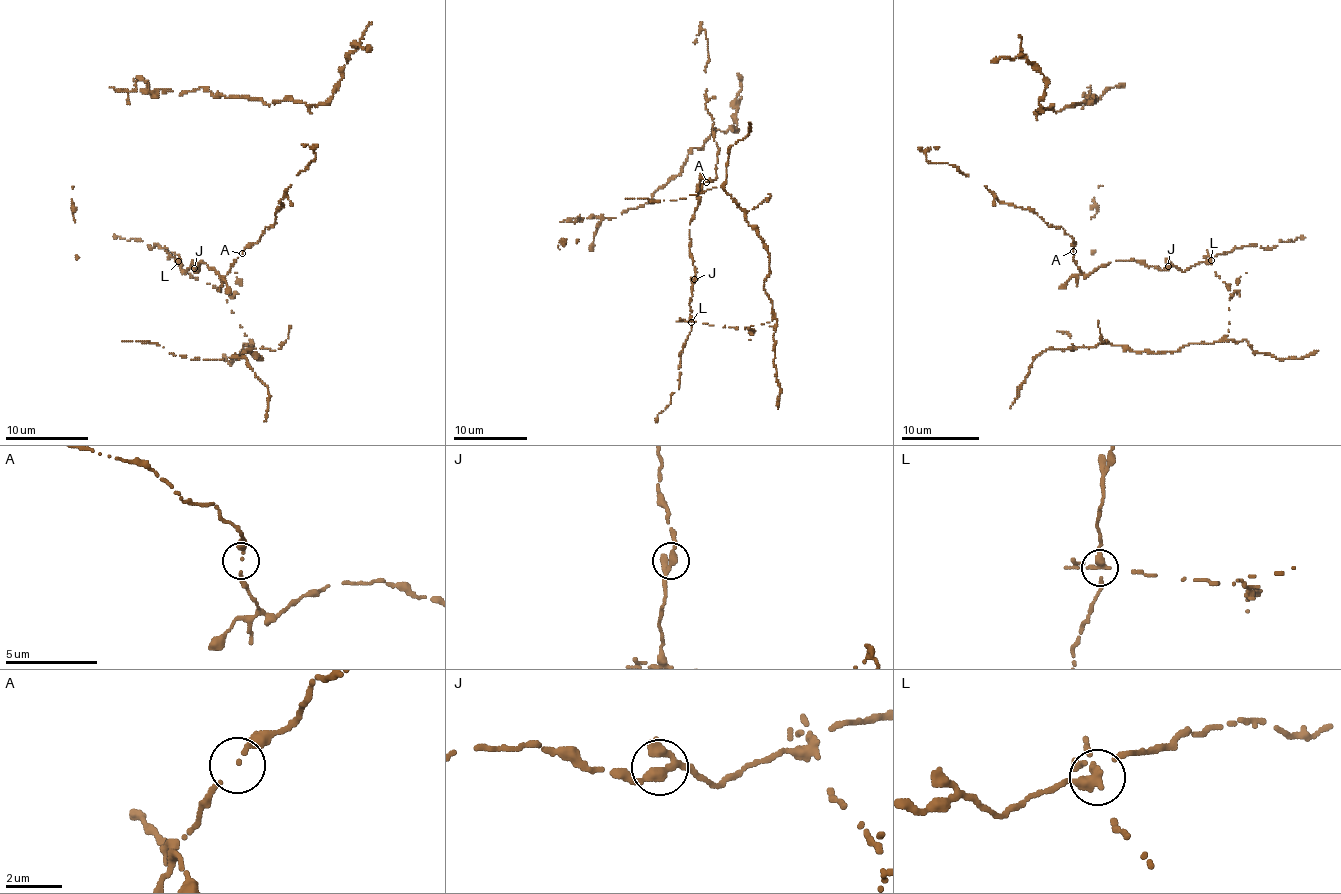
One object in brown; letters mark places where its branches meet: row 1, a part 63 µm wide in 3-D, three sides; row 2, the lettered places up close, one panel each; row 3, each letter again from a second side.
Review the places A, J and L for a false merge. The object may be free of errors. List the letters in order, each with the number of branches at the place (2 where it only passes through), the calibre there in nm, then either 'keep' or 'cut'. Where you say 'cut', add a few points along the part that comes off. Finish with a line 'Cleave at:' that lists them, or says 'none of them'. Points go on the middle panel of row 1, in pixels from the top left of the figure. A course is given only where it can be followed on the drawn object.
A: 2 | 130 nm | keep
J: 3 | 240 nm | keep
L: 3 | 280 nm | cut
Cleave at: L

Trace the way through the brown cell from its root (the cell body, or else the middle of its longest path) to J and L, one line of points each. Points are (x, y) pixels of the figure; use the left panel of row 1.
J: (242, 253), (222, 278), (205, 263), (197, 262), (196, 272), (194, 268)
L: (242, 253), (222, 278), (204, 263), (197, 262), (196, 272), (189, 268), (185, 274), (179, 261)

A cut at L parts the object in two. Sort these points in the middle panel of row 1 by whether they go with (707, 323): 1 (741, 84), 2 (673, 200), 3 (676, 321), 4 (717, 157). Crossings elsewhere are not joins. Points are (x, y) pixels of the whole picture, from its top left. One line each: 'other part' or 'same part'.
1: same part
2: same part
3: same part
4: other part

